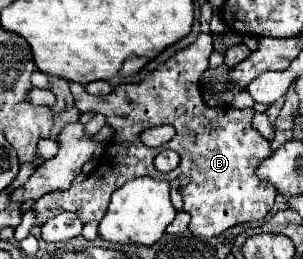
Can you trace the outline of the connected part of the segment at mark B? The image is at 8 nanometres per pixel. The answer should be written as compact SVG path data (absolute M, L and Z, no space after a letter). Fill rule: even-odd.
M198 34L194 44L176 52L156 70L148 72L142 82L120 84L108 96L92 96L82 84L68 82L76 106L82 112L92 110L104 114L108 118L106 124L112 126L116 134L98 158L96 170L84 182L74 182L68 190L50 192L32 206L38 212L36 224L66 210L76 212L84 224L90 220L100 222L108 210L112 192L140 176L152 176L168 182L178 176L188 176L190 184L182 186L180 194L184 198L184 210L192 216L190 232L196 236L212 238L236 224L262 220L270 212L278 194L272 184L256 178L256 166L272 154L270 142L250 126L254 110L236 110L232 106L210 108L204 104L198 80L208 68L212 50L212 34ZM162 124L172 124L176 128L176 136L160 148L144 146L140 132ZM168 148L180 154L180 164L172 172L164 174L154 168L154 158Z

